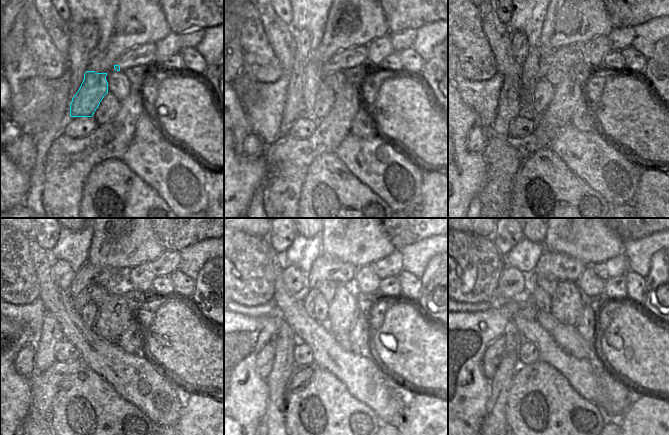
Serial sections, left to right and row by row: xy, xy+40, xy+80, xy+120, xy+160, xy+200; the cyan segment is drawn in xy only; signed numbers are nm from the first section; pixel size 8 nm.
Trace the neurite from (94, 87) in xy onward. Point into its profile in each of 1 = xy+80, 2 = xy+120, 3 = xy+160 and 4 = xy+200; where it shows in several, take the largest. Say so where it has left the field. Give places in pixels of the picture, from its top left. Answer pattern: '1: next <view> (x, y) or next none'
1: next xy+80 (538, 62)
2: next xy+120 (90, 274)
3: next xy+160 (325, 268)
4: next xy+200 (562, 267)

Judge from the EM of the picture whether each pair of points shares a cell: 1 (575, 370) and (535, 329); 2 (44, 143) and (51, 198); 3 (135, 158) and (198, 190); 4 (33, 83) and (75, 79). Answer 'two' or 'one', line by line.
1: one
2: two
3: one
4: two

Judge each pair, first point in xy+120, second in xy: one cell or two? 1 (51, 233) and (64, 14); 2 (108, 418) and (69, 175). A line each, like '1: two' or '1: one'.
1: one
2: two

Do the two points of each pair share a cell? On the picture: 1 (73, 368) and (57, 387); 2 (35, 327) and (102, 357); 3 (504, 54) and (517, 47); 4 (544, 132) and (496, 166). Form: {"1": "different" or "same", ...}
{"1": "same", "2": "different", "3": "different", "4": "same"}

